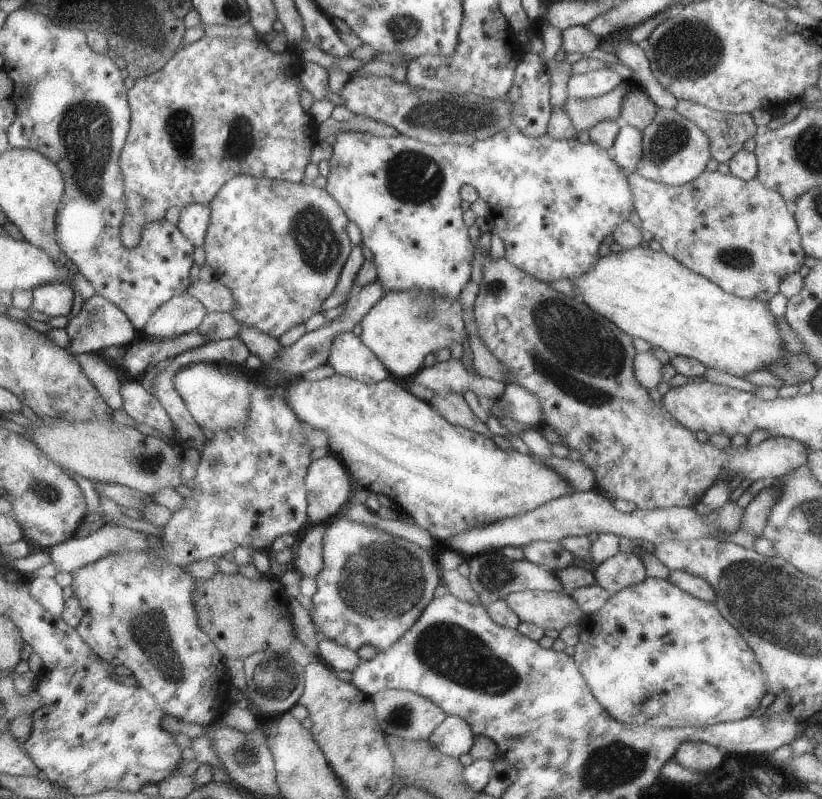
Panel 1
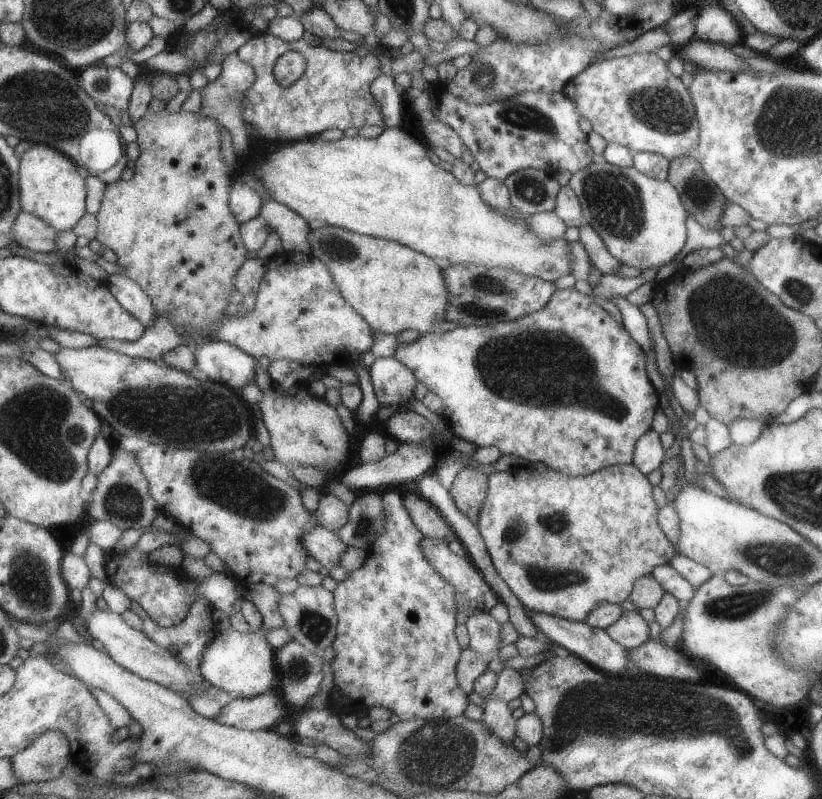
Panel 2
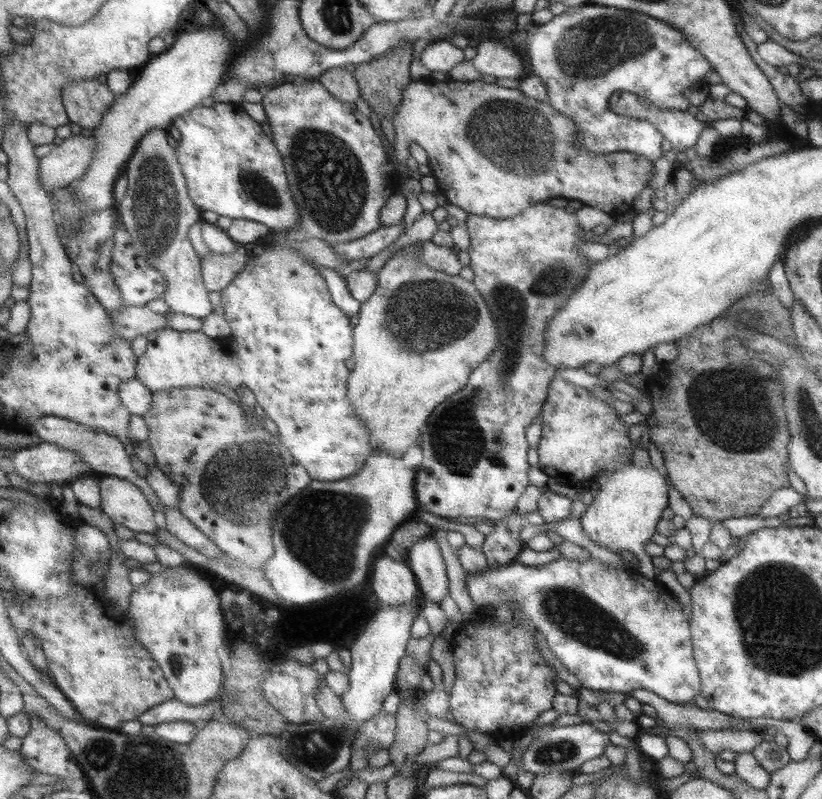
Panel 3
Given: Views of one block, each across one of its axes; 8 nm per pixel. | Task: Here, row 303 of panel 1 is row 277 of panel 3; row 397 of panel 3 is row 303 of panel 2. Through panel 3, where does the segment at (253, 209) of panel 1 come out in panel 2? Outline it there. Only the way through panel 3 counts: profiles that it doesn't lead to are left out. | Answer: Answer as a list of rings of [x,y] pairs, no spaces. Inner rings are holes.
[[[285,251],[268,260],[266,267],[267,271],[260,284],[255,308],[245,316],[236,316],[233,308],[221,315],[211,330],[211,338],[214,341],[226,342],[250,354],[256,360],[262,356],[268,357],[271,362],[277,359],[289,359],[316,366],[319,370],[328,368],[330,365],[356,364],[361,354],[372,349],[374,345],[373,329],[342,297],[324,262],[313,255]]]

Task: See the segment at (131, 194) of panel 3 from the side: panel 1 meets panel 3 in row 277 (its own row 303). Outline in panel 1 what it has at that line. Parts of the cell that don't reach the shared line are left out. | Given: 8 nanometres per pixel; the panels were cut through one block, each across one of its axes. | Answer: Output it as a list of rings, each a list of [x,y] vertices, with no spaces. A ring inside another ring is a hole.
[[[186,291],[160,305],[143,328],[150,339],[160,341],[196,331],[209,313],[206,306]]]

